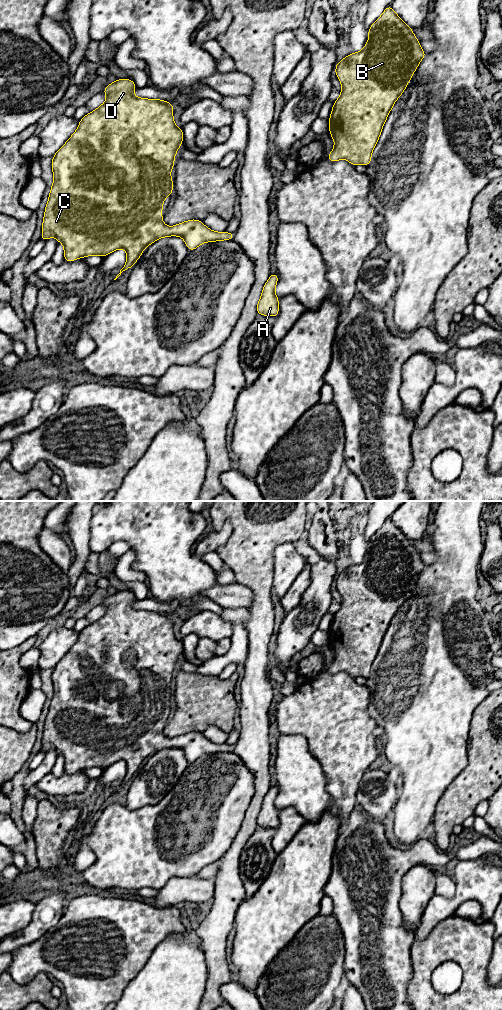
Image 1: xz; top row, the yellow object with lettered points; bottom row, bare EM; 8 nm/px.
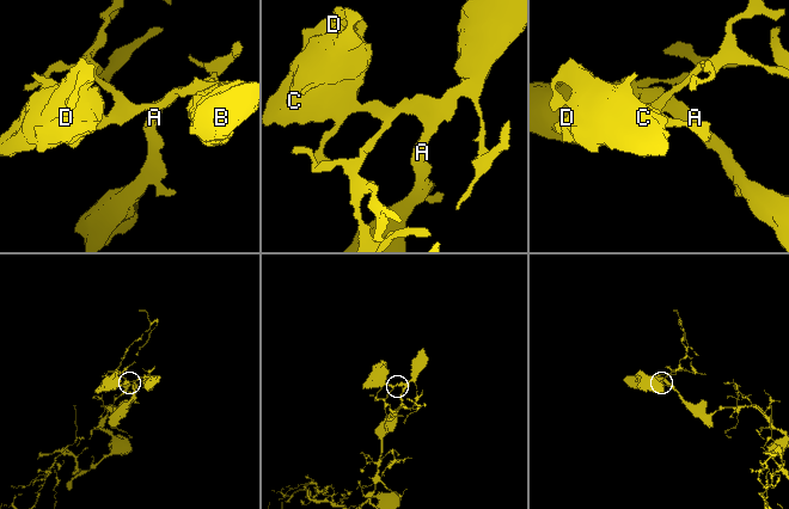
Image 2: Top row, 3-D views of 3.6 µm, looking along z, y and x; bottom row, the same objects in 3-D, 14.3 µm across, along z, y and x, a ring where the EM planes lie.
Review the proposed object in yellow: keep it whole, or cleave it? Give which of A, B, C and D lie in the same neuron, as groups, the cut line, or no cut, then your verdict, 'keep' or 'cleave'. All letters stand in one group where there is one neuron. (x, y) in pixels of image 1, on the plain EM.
groups A B C D; cut none; keep

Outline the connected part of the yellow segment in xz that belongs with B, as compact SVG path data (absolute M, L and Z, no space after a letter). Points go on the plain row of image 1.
M391 517L369 540L368 549L360 564L347 567L335 579L342 601L329 630L329 644L335 657L327 672L346 671L355 679L370 676L372 663L388 626L406 601L420 573L427 567L412 540L403 534Z

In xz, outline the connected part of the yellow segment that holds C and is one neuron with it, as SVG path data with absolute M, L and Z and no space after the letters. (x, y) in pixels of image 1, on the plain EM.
M117 591L115 594L109 596L102 603L108 609L106 613L93 624L85 627L79 634L78 641L68 651L68 653L56 664L53 668L51 679L53 681L53 697L49 705L49 711L45 719L45 726L43 729L42 747L41 750L47 753L51 748L54 748L58 754L61 754L64 758L64 772L72 774L76 771L83 770L91 767L107 768L111 764L117 761L125 761L127 764L127 771L124 779L120 782L120 785L116 788L116 792L123 783L133 779L135 774L139 771L144 761L150 756L154 755L157 751L168 748L181 748L189 763L193 763L199 757L204 754L214 754L223 752L233 752L235 745L215 744L207 740L200 732L192 731L179 735L178 737L168 739L162 733L162 718L164 716L164 710L169 709L173 704L173 691L170 688L171 681L174 679L174 670L177 665L177 661L183 654L182 640L178 640L173 632L174 618L166 614L165 612L158 611L145 611L138 610L133 607L133 602L136 601L135 595L131 591Z

